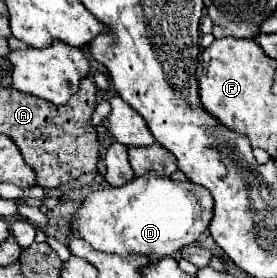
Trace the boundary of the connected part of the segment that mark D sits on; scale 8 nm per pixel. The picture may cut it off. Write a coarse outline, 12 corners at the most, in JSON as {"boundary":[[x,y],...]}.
{"boundary":[[157,173],[93,191],[69,231],[101,253],[169,257],[213,197]]}

